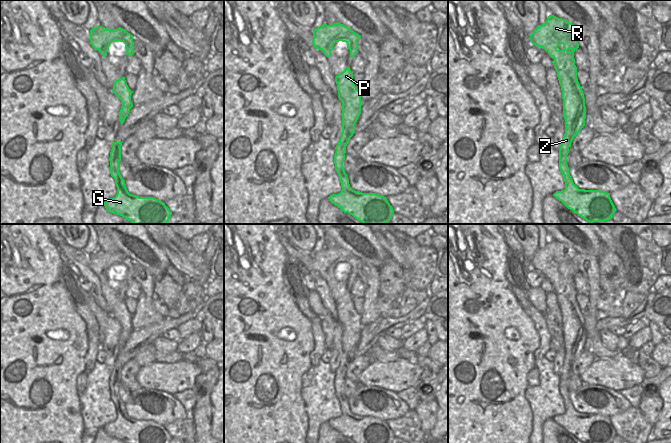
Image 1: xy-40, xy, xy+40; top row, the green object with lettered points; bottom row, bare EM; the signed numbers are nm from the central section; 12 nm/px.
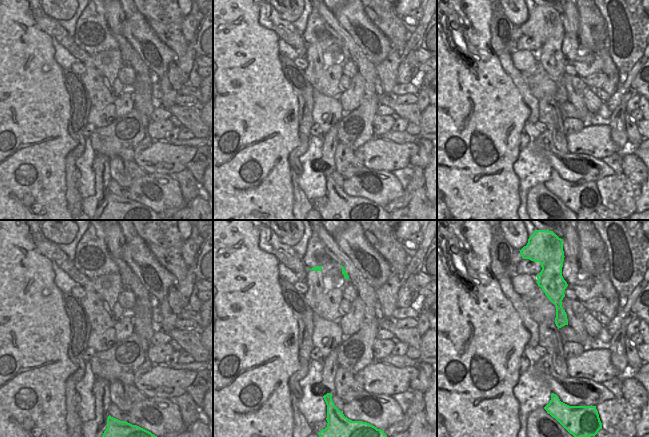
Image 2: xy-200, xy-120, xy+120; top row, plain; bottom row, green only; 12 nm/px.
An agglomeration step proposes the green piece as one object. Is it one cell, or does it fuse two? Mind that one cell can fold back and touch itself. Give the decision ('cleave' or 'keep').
cleave

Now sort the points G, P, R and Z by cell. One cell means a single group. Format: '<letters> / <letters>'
G / P R Z

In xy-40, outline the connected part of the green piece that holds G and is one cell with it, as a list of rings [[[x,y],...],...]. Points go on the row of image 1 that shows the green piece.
[[[121,148],[111,149],[109,161],[117,194],[103,203],[106,210],[122,216],[132,224],[167,224],[172,212],[164,202],[154,197],[139,197],[128,192],[125,180],[119,172]]]

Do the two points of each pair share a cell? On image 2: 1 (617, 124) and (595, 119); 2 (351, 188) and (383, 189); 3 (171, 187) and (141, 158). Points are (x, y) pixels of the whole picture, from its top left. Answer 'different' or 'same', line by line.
1: different
2: same
3: different

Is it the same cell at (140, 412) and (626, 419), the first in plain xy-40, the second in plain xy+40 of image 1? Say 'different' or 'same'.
different

